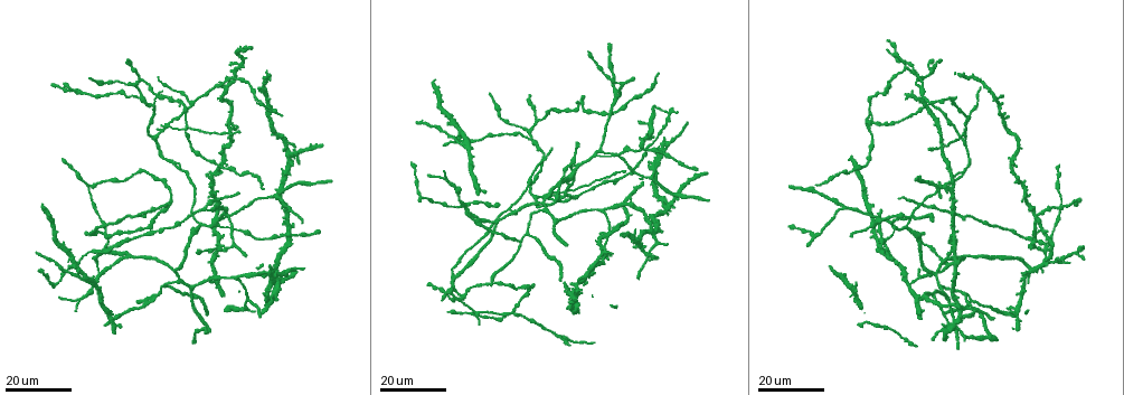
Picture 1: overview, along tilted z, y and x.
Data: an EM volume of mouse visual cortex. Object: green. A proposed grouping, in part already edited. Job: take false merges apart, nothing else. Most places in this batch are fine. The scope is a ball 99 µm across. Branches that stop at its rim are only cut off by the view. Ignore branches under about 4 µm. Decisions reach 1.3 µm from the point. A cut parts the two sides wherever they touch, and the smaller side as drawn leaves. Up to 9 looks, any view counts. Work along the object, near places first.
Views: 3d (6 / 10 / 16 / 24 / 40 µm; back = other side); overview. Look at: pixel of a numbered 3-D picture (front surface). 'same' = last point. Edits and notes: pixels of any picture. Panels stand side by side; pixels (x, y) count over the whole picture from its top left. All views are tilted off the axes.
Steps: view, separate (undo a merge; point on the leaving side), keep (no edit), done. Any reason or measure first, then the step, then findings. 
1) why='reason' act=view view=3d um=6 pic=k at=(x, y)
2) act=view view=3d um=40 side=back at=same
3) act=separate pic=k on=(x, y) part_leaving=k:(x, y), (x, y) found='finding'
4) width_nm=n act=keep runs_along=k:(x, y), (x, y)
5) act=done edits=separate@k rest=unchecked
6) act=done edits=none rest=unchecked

why='thin arm on a thick one' act=view view=3d um=16 pic=1 at=(594, 153)

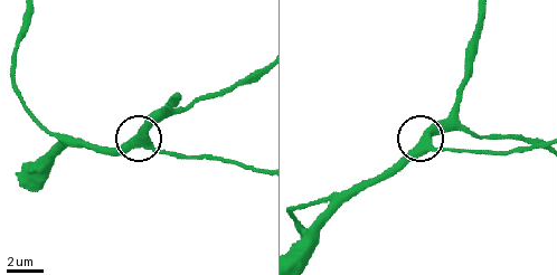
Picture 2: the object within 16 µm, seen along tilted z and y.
act=view view=3d um=10 pic=2 at=(150, 143)

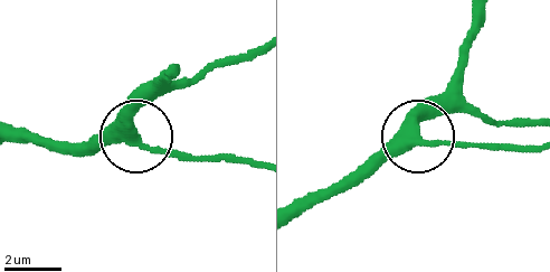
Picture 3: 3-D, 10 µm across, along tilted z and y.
side_arm_um=37 act=keep runs_along=3:(302, 209), (352, 189), (419, 139), (508, 148) found='continuous, no second cell'

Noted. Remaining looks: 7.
act=view view=3d um=24 pic=1 at=(462, 145)

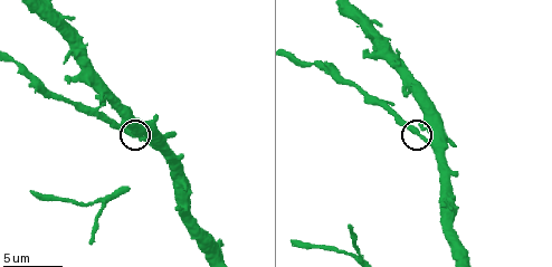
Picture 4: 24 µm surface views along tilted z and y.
act=view view=3d um=6 pic=4 at=(419, 126)

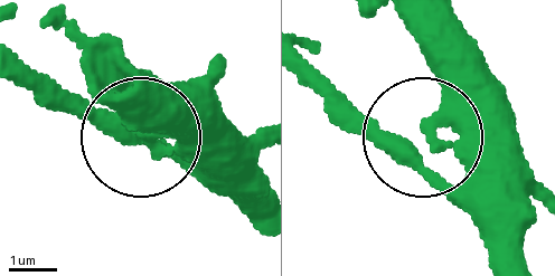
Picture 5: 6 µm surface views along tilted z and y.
width_nm=430 act=keep runs_along=5:(509, 253), (435, 146), (338, 124) found='all the same cell'

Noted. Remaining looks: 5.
why='three arms meet' act=view view=3d um=24 pic=1 at=(533, 139)

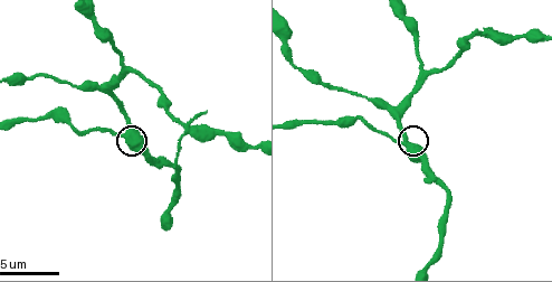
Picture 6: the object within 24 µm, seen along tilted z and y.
why='zoom in' act=view view=3d um=10 pic=6 at=(125, 133)

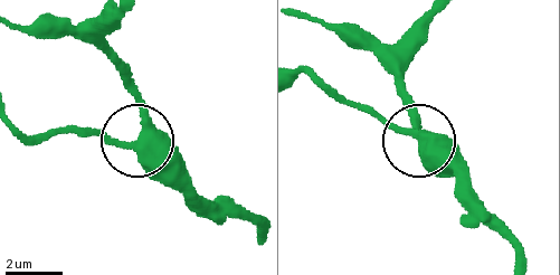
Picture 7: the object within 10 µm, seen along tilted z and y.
act=keep runs_along=7:(518, 257), (459, 174), (363, 106) found='all the same cell'

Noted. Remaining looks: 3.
why='a fork' act=view view=3d um=16 pic=1 at=(615, 103)

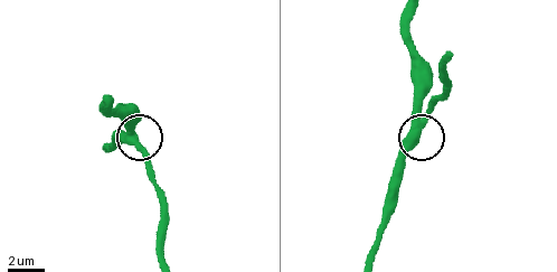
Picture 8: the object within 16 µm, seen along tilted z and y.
act=view view=3d um=6 pic=8 at=(134, 141)

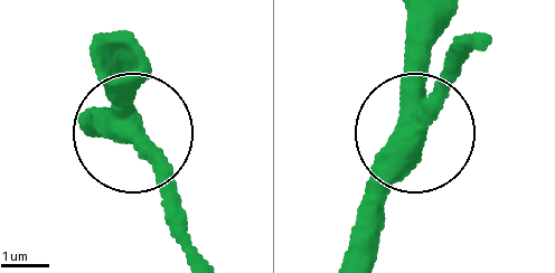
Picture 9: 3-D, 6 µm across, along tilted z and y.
act=keep found='one cell here'

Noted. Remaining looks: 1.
act=done edits=none rest=unchecked

